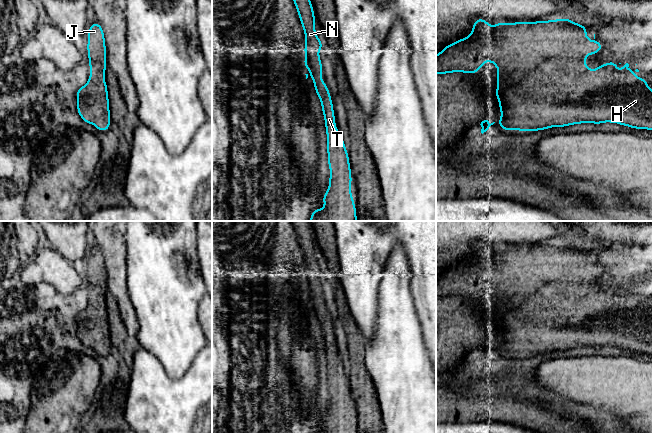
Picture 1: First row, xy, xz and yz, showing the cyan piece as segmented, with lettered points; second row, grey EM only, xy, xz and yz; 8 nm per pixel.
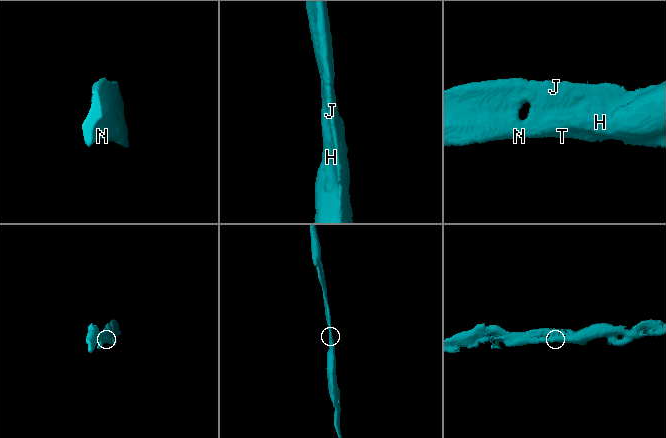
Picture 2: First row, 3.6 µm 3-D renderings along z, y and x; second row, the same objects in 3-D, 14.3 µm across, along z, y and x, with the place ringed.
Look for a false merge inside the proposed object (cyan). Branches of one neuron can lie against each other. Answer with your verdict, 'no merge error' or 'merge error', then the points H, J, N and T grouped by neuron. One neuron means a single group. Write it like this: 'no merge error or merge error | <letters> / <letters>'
no merge error | H J N T

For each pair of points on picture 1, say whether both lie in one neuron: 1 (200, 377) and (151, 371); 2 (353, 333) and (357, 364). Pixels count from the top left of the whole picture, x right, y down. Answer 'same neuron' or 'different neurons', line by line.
1: same neuron
2: same neuron

